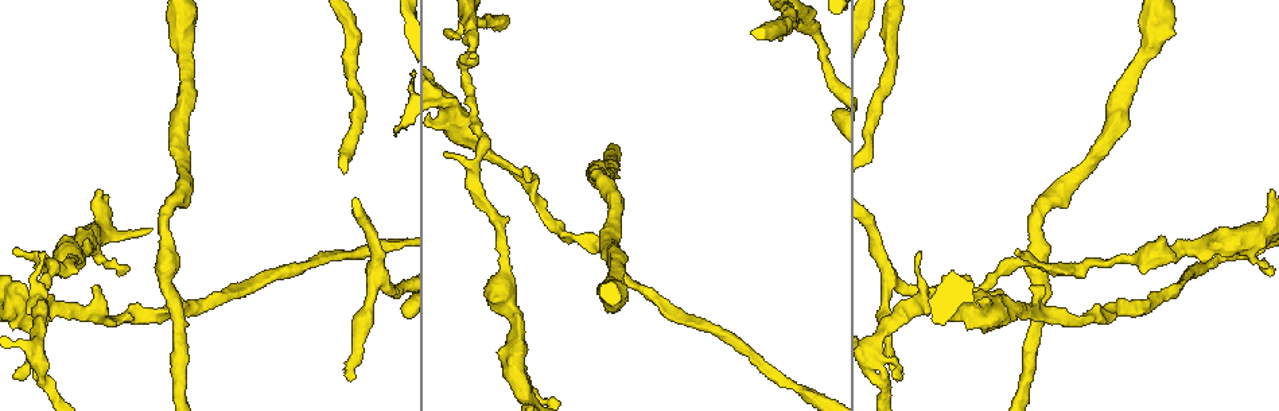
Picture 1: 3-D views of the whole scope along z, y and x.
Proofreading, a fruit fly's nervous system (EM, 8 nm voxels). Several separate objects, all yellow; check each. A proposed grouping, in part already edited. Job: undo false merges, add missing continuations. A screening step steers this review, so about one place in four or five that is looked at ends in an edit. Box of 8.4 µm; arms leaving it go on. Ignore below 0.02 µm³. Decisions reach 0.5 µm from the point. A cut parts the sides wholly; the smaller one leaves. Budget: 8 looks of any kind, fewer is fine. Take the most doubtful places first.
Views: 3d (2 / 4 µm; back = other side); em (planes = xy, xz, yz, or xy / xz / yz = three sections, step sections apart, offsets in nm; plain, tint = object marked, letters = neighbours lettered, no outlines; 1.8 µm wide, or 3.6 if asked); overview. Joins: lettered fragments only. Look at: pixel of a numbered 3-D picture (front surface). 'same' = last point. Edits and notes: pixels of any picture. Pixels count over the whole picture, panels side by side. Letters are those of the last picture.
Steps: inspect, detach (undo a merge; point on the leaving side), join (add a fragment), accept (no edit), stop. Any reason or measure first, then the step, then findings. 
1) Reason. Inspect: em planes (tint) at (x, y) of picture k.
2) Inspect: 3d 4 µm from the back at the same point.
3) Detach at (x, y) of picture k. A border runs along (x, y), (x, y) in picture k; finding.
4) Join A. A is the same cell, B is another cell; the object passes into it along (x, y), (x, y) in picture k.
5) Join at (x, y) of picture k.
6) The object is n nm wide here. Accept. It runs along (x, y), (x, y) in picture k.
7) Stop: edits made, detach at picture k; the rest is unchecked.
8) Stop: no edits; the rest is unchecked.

An open end. Inspect: em planes (tint) at (780, 39) of picture 1.

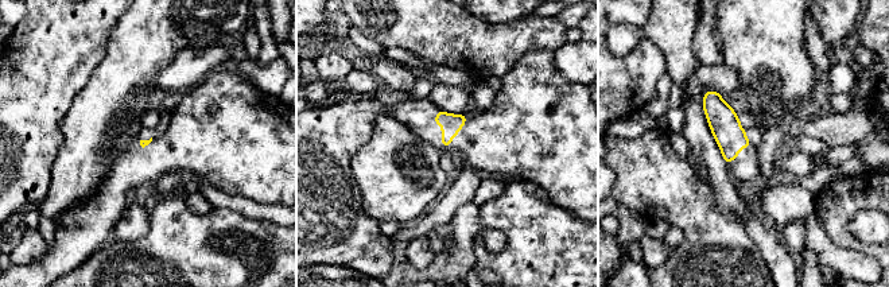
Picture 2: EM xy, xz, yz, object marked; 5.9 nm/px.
Inspect: em planes (letters) at the same point.

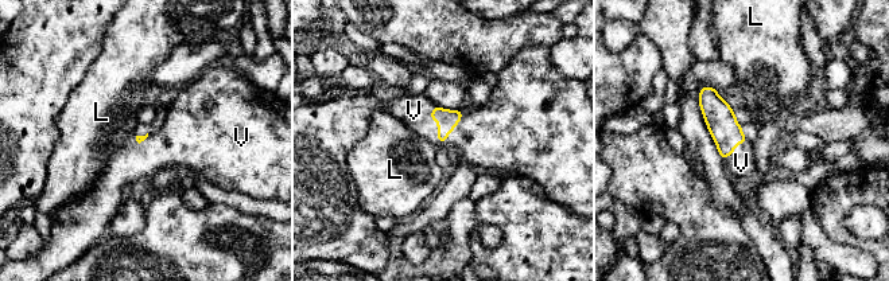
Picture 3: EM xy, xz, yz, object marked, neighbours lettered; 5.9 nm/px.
The longest contact is with V, 240 nm. Join V. V is the same cell, L is another cell; it goes on there.

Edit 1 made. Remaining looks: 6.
Thin end. Inspect: em yz step 4 (letters) at (893, 377) of picture 1.

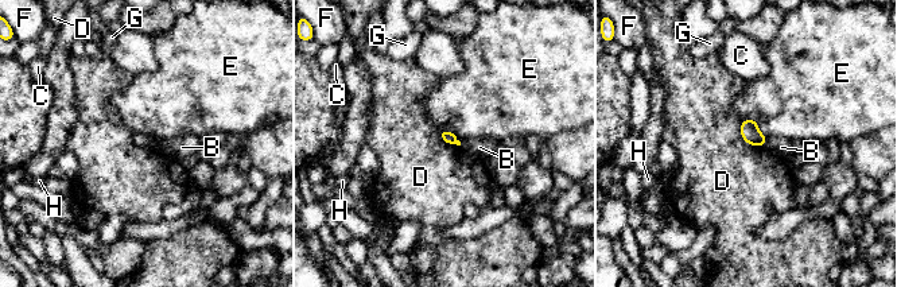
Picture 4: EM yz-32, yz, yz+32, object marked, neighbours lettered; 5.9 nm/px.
Another direction. Inspect: em planes (letters) at the same point.

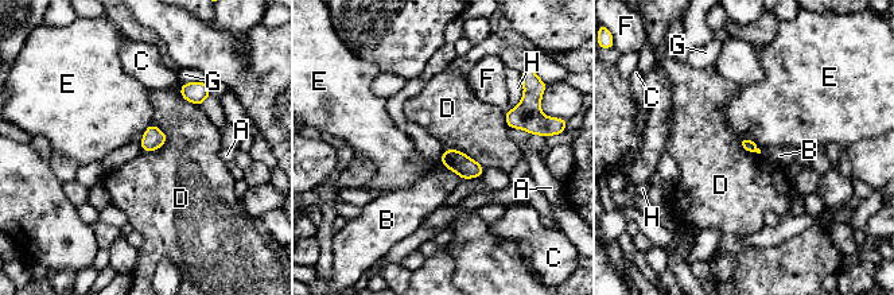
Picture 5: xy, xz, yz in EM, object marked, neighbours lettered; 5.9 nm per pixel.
Accept. A, B, C, D, E, F, G and H are other cells; none of them fits.

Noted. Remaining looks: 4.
Free end. Inspect: 3d 4 µm from the back at (921, 251) of picture 1.

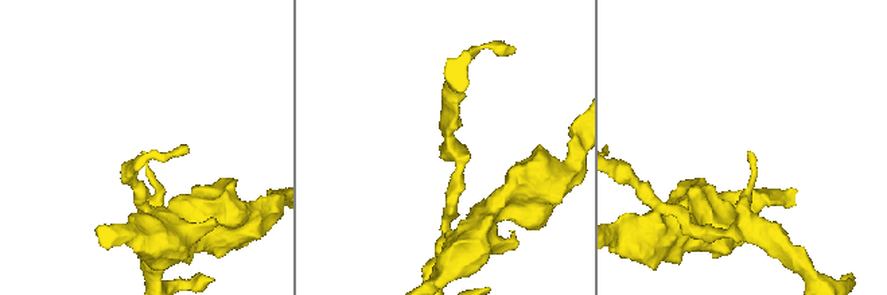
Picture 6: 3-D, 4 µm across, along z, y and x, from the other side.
Shape alone is not enough. Inspect: em xz step 8 (letters) at (747, 155) of picture 6.

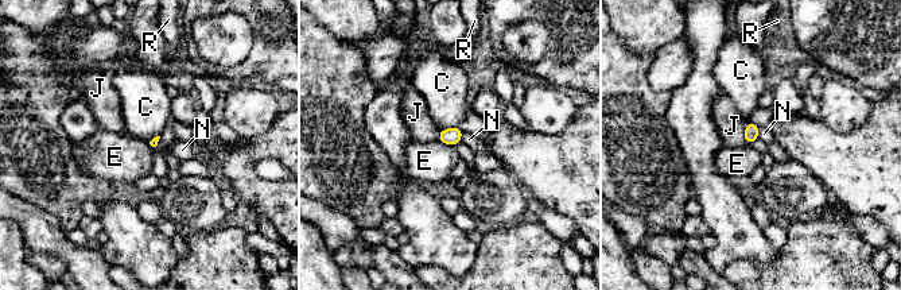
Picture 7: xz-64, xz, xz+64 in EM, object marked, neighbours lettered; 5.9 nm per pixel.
Accept. C, E, J, N and R are other cells; a border runs along (439, 139), (454, 147) in picture 7; no lettered fragment goes on from it.

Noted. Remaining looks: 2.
Stop: edits made, join at picture 3; the rest is unchecked.

